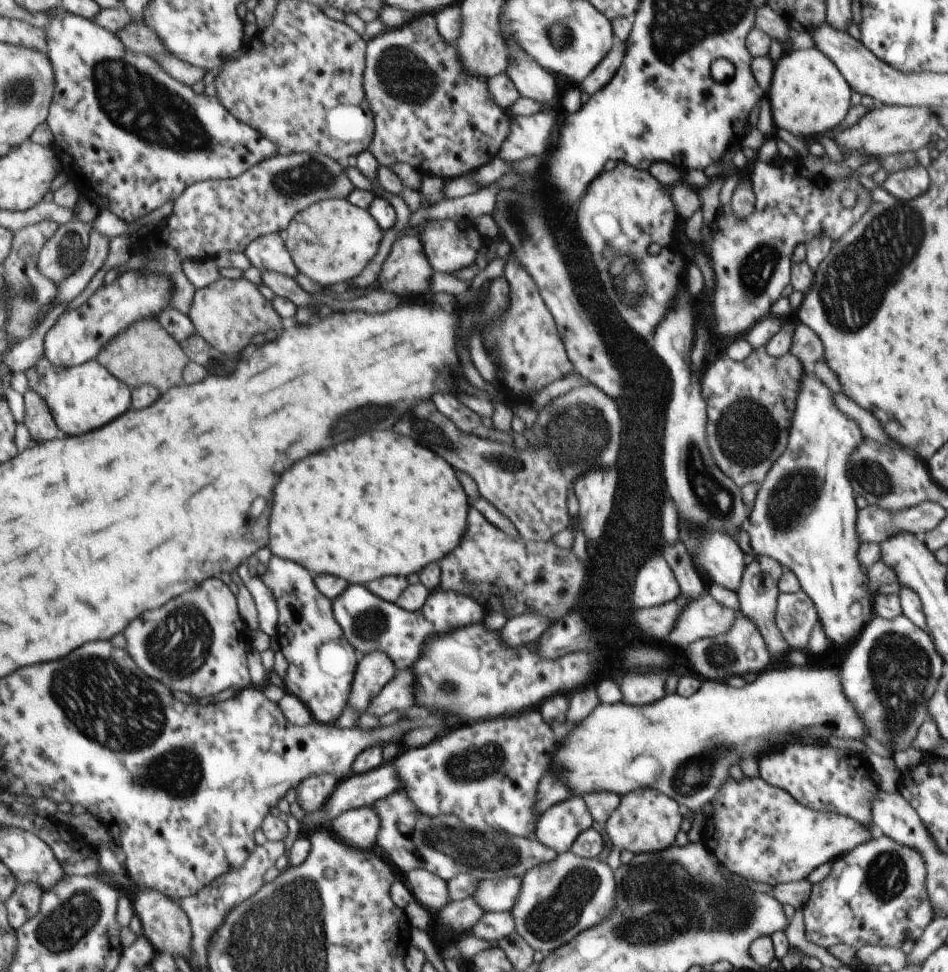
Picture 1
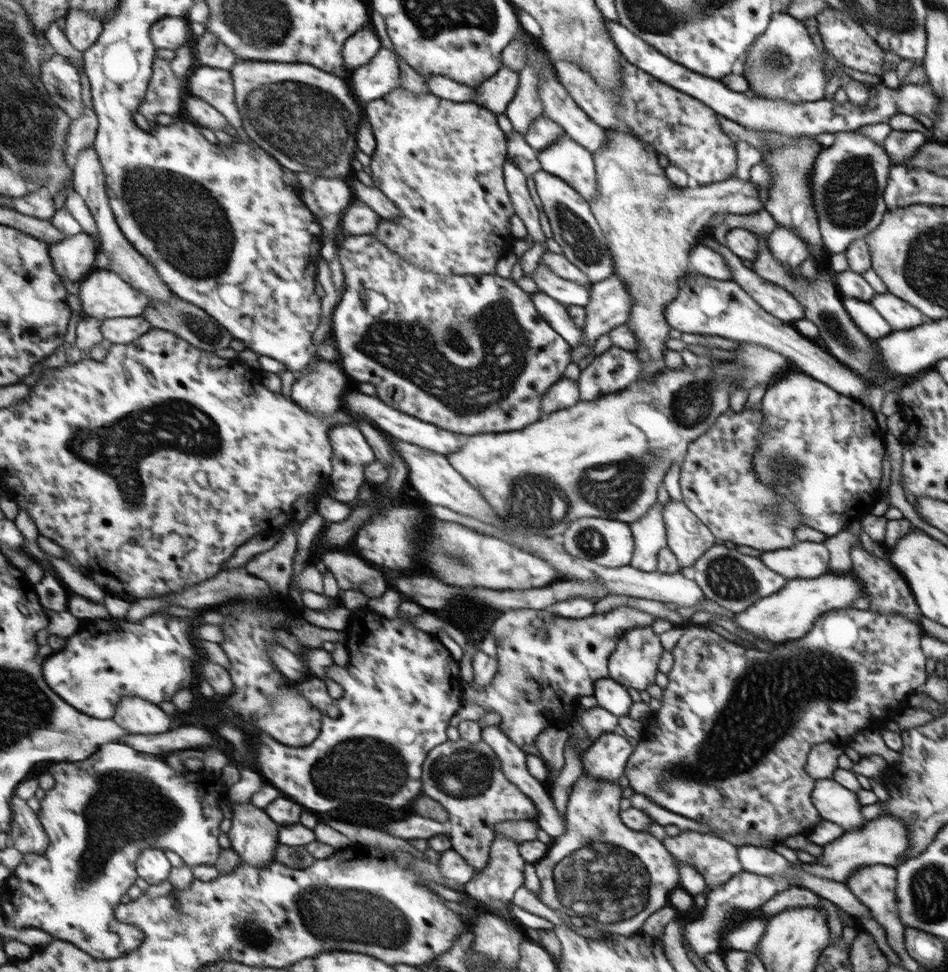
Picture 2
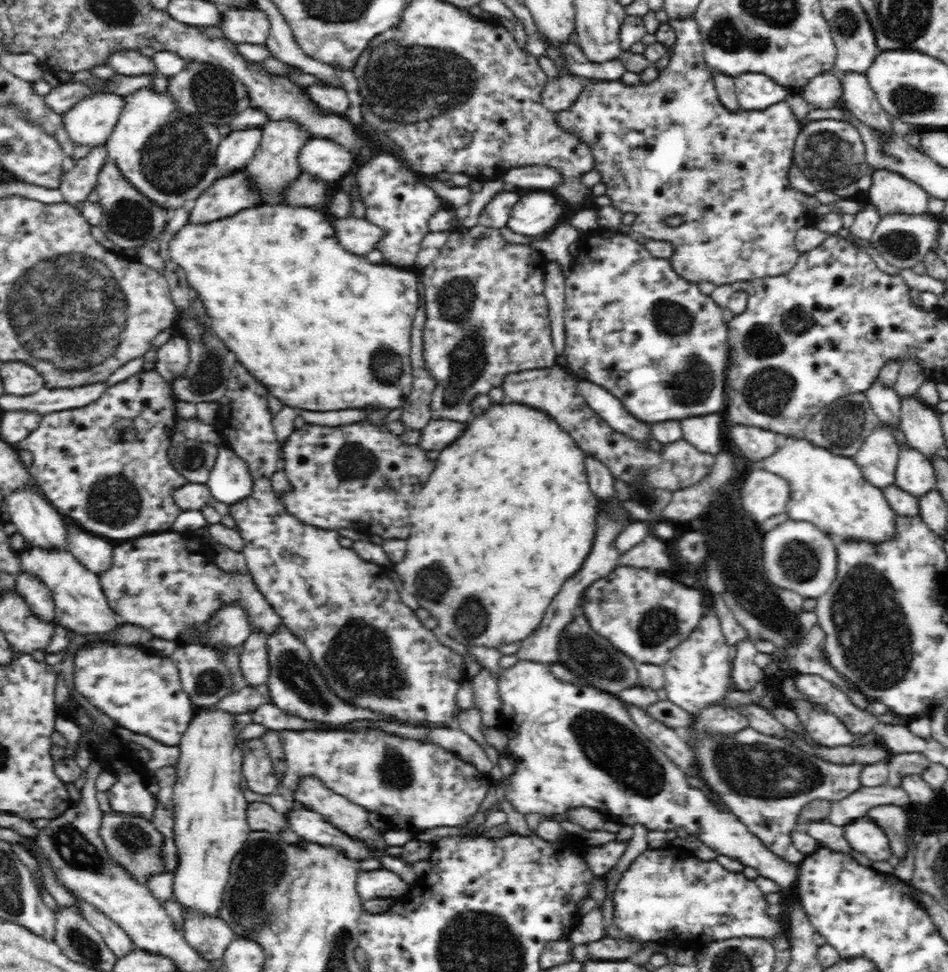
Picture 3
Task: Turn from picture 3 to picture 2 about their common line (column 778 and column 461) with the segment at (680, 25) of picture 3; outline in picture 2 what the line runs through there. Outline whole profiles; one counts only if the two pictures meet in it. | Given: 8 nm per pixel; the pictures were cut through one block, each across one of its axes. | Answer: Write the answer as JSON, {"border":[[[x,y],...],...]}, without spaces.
{"border":[[[400,86],[365,105],[376,142],[370,176],[374,186],[392,199],[401,212],[399,218],[381,218],[374,235],[409,263],[445,277],[494,274],[498,260],[516,242],[509,227],[515,209],[503,174],[507,137],[498,126],[496,115],[475,102],[452,102],[432,93],[414,94]]]}

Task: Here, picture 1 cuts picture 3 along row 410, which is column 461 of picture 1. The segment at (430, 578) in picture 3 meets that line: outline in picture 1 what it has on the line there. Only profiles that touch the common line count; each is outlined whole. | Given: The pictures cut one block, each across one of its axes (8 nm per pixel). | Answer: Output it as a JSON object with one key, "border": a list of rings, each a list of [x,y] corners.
{"border":[[[372,430],[368,434],[362,434],[360,438],[340,444],[332,450],[326,450],[322,454],[316,454],[312,458],[306,458],[296,464],[296,470],[290,470],[284,476],[284,482],[280,482],[276,490],[276,514],[271,520],[271,544],[270,549],[274,555],[282,558],[292,559],[305,567],[308,567],[314,575],[333,574],[345,579],[352,585],[367,585],[369,582],[379,578],[392,575],[406,577],[408,574],[420,573],[431,563],[438,564],[444,557],[450,555],[460,546],[465,533],[468,530],[468,514],[471,502],[466,498],[467,494],[462,488],[457,477],[457,470],[454,470],[444,457],[440,458],[431,449],[420,446],[412,438],[400,436],[392,430]]]}

